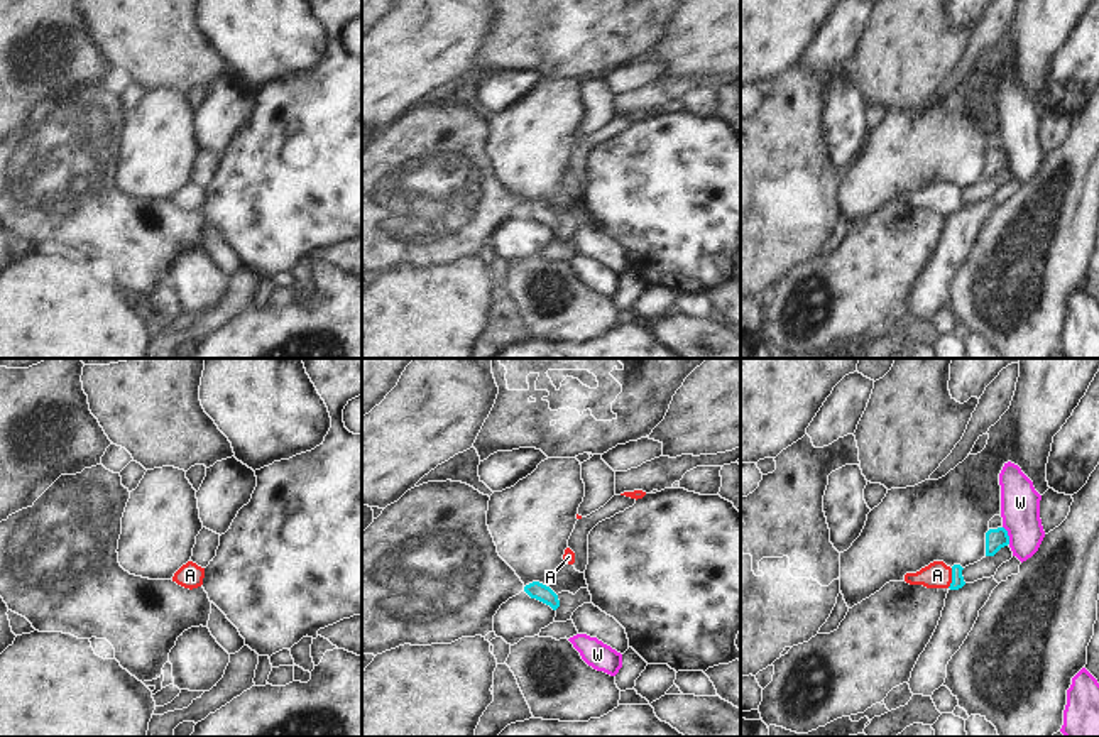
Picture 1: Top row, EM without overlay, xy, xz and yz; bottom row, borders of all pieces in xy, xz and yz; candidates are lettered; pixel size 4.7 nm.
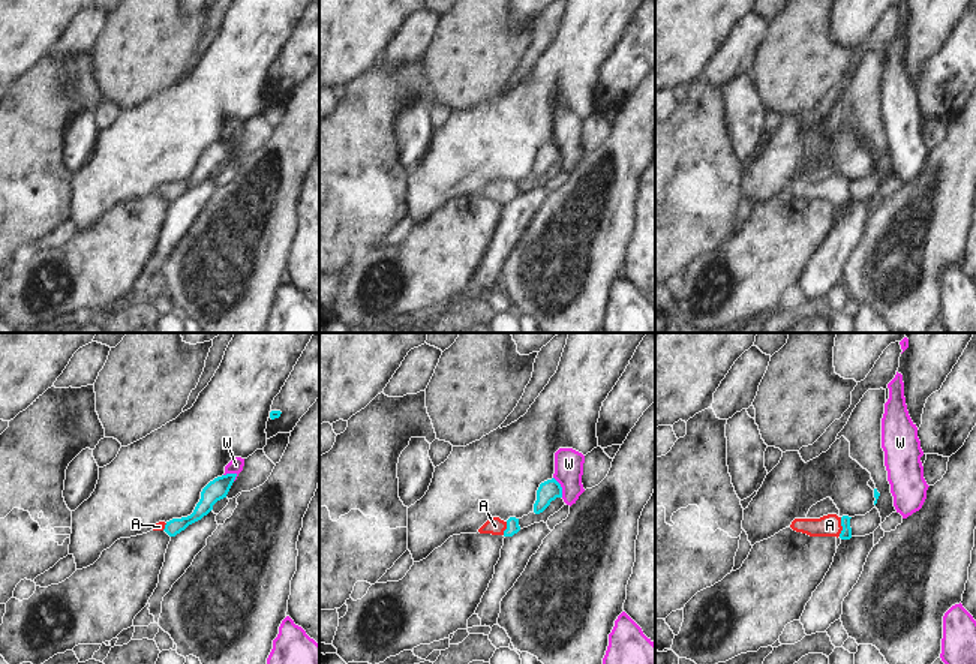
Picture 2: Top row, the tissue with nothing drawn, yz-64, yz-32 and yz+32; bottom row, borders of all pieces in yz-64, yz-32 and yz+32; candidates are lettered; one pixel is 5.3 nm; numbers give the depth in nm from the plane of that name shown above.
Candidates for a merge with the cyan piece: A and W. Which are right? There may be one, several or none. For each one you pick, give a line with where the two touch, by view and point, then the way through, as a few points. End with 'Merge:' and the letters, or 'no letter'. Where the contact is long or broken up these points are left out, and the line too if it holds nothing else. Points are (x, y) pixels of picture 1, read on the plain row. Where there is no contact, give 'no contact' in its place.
A: yz (952, 200) | across yz (957, 201), (952, 200), (937, 196)
Merge: A

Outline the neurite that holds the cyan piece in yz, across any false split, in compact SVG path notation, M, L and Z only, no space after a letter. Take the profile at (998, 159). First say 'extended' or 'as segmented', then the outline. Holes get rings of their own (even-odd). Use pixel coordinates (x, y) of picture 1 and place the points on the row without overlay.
as segmented | M1004 149L989 150L986 154L986 177L994 177L1001 169L1009 166L1009 157Z

